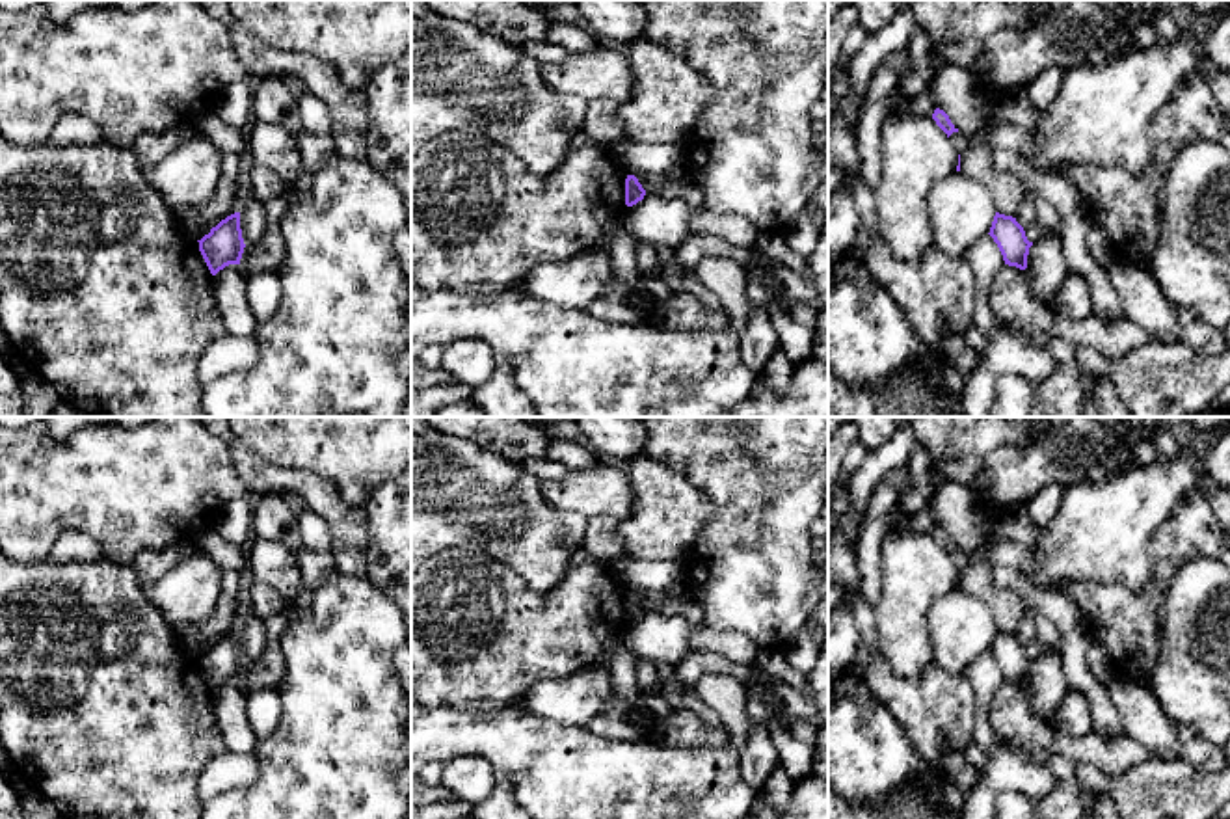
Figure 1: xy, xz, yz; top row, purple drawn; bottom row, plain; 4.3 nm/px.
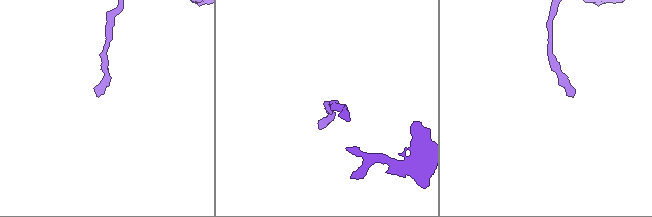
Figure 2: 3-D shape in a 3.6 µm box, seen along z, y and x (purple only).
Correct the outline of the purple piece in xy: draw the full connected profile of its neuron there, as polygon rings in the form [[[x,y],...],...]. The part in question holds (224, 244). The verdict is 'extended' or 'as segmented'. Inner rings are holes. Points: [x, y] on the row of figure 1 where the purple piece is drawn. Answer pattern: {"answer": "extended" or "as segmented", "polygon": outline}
{"answer": "as segmented", "polygon": [[[234,212],[210,229],[199,242],[199,251],[216,275],[229,264],[240,264],[244,253],[244,238],[240,229],[240,212]]]}

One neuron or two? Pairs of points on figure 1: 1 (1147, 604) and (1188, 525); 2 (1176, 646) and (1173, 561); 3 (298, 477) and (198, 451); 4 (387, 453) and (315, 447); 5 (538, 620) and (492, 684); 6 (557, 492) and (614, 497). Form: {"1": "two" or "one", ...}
{"1": "one", "2": "two", "3": "two", "4": "one", "5": "one", "6": "one"}

